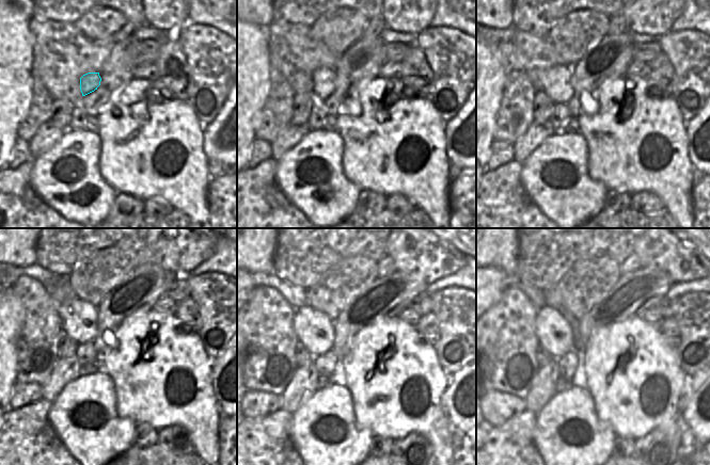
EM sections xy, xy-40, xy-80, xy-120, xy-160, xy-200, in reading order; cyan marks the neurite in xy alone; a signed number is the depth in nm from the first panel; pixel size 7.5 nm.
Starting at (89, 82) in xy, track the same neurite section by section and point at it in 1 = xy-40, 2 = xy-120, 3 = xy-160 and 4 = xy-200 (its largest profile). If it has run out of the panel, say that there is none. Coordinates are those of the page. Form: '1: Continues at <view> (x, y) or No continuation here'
1: Continues at xy-40 (324, 79)
2: Continues at xy-120 (78, 318)
3: Continues at xy-160 (315, 330)
4: Continues at xy-200 (553, 332).

